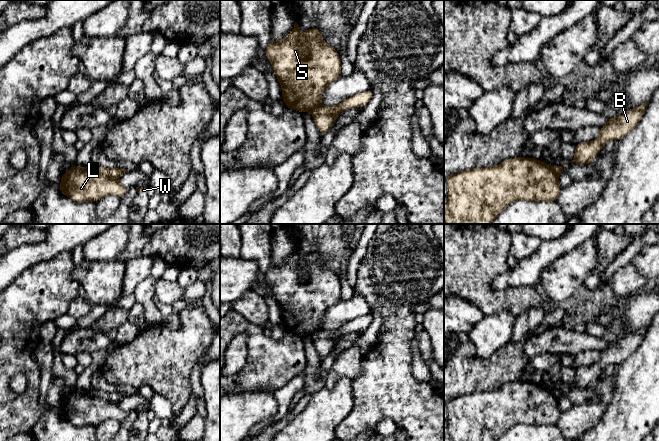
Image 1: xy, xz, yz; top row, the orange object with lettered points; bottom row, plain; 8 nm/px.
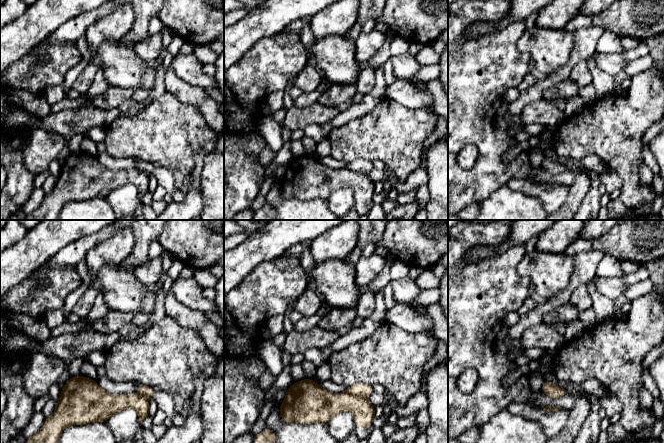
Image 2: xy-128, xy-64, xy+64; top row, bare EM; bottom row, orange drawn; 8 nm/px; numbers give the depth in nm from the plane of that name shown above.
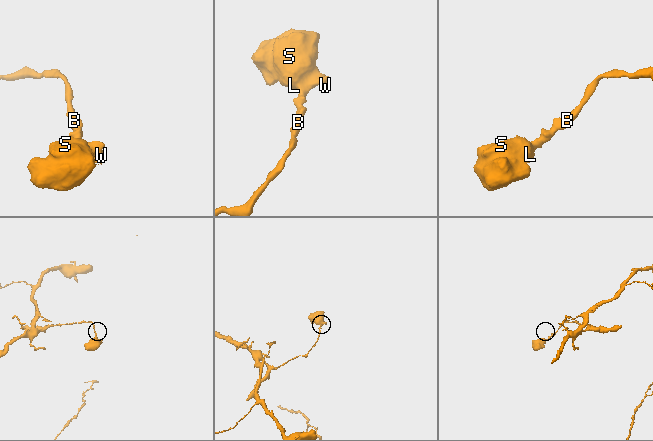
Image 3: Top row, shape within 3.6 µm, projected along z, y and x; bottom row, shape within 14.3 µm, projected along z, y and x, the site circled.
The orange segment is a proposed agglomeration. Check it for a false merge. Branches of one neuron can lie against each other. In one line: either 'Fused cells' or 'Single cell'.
Fused cells

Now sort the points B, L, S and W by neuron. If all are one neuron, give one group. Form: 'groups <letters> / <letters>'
groups B / L S W

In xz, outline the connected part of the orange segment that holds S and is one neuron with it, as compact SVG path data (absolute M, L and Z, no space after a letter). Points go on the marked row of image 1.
M295 22L293 30L281 41L271 39L264 49L265 56L273 66L282 89L286 108L301 113L321 107L321 97L327 86L342 77L341 59L336 49L323 41L324 36L317 27L307 29L303 35Z

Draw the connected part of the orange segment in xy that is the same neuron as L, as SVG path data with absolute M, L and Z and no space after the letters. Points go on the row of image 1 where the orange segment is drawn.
M75 164L62 175L60 183L59 191L77 203L96 202L111 194L123 197L129 190L120 184L118 178L106 177Z

